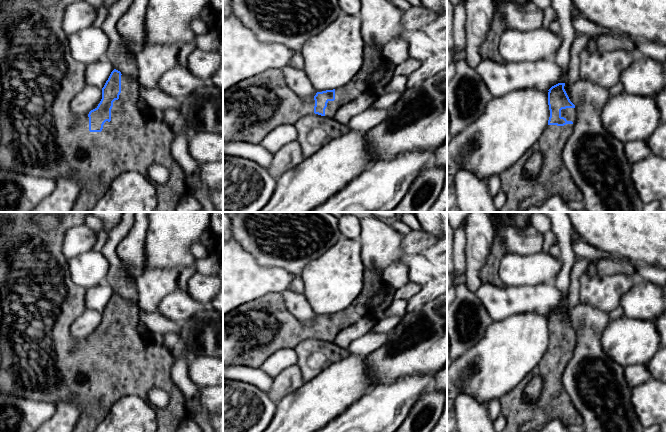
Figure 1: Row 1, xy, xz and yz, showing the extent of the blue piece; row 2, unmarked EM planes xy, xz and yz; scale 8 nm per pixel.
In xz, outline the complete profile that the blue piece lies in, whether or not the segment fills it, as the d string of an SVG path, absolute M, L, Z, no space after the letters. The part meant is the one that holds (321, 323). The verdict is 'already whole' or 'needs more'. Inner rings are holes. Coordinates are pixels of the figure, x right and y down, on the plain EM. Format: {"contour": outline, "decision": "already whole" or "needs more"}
{"contour": "M365 267L363 288L354 302L338 313L317 316L308 325L304 325L288 311L281 293L266 294L235 308L223 316L223 367L245 365L260 368L275 351L295 348L303 340L313 337L334 342L342 330L370 315L369 302L385 284L382 272L377 268Z", "decision": "needs more"}

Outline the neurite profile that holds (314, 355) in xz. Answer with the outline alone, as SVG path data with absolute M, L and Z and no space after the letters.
M309 338L300 342L295 348L304 382L313 379L331 364L350 354L349 350L335 342Z

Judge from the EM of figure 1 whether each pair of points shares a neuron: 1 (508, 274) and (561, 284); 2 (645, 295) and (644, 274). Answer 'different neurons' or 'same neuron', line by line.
1: different neurons
2: different neurons

